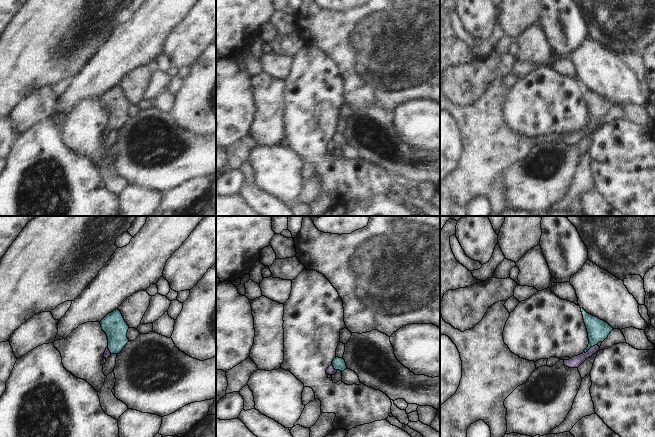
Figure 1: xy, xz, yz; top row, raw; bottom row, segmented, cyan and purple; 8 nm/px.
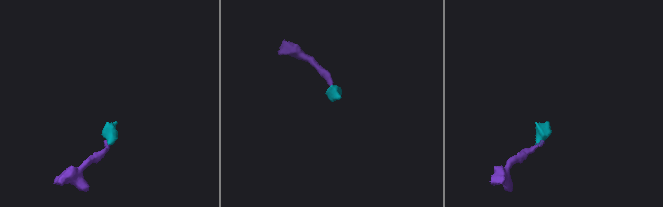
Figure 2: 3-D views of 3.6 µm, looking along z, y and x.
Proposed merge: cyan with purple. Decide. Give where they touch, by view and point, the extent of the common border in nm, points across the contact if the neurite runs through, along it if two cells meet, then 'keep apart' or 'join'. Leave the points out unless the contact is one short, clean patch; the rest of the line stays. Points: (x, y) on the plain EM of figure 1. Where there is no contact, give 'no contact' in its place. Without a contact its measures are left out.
yz (590, 123) | 130 nm | across yz (598, 106), (590, 123), (576, 137) | join

